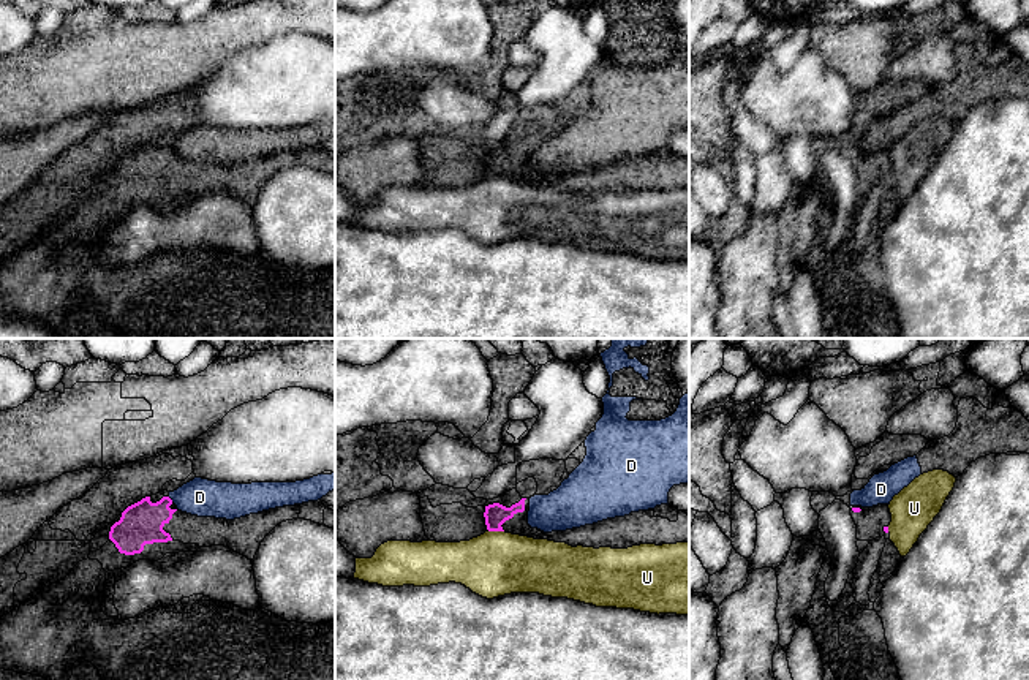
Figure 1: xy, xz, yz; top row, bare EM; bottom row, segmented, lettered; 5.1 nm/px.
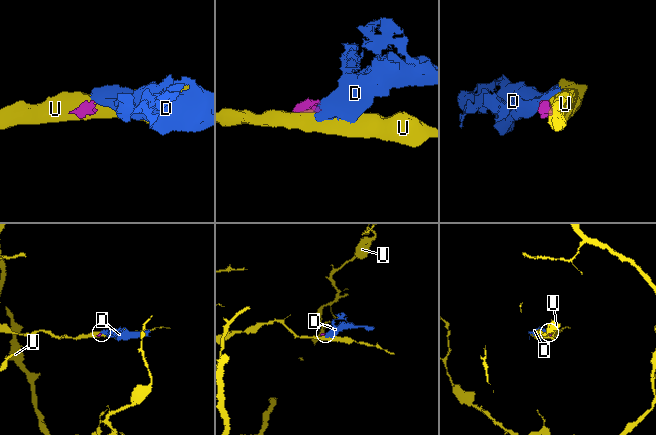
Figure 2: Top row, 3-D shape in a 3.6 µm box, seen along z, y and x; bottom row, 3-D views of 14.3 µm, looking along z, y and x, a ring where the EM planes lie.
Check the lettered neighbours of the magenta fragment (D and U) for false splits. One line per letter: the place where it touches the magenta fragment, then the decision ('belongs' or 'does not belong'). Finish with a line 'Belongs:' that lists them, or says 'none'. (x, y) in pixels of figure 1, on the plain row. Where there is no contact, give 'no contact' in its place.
D: contact xy (171, 146); does not belong
U: contact xz (497, 176); does not belong
Belongs: none

